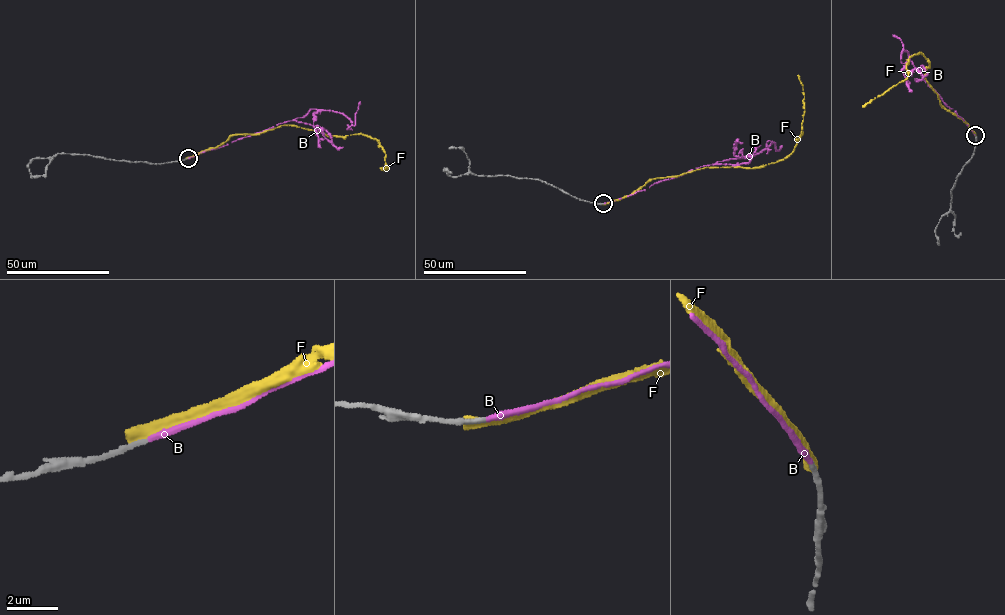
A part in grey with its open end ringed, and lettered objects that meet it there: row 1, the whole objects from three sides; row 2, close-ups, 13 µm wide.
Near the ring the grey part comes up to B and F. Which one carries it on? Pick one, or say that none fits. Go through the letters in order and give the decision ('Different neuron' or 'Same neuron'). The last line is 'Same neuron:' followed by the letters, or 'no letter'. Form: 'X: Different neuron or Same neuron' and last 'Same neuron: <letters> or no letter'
B: Same neuron
F: Different neuron
Same neuron: B

